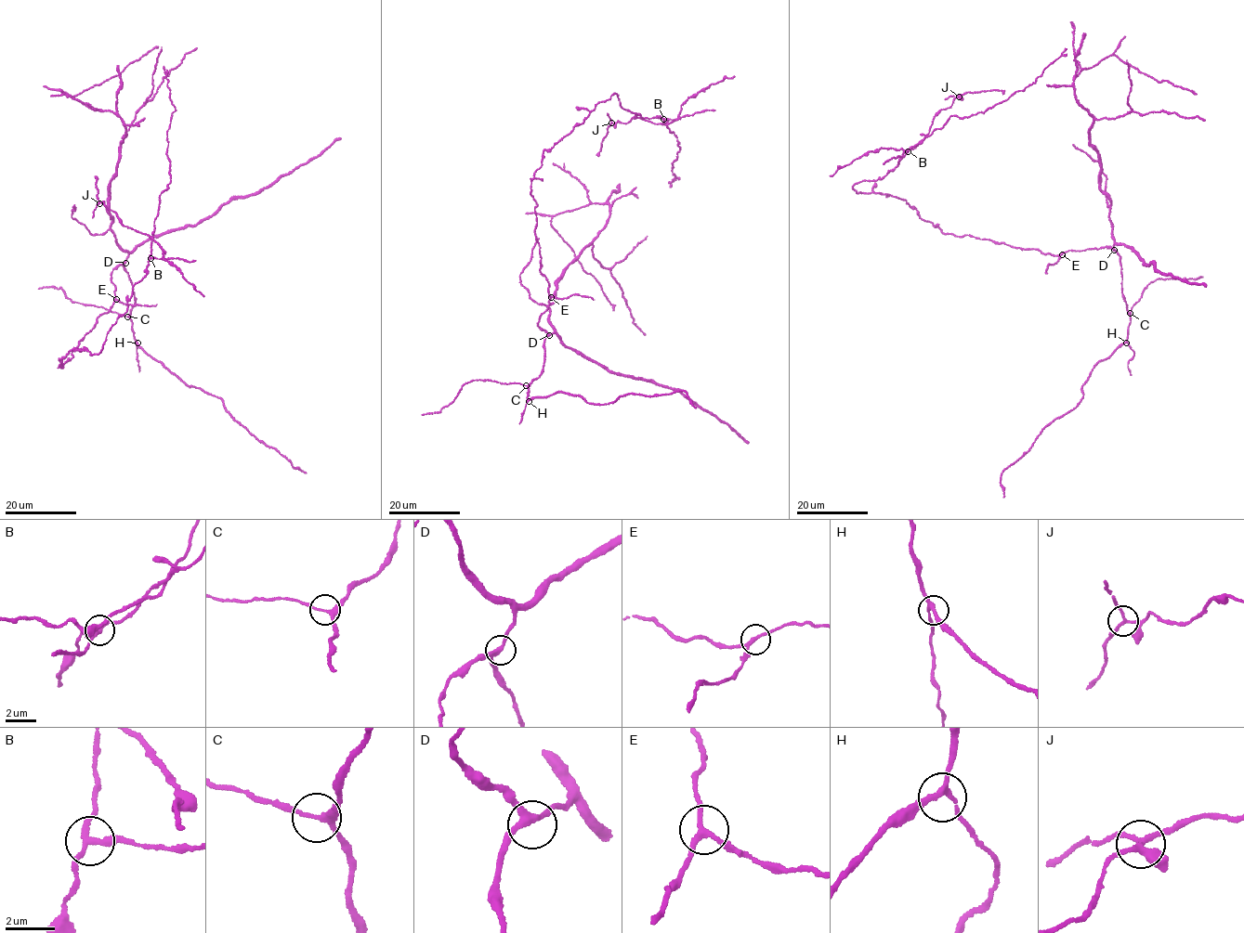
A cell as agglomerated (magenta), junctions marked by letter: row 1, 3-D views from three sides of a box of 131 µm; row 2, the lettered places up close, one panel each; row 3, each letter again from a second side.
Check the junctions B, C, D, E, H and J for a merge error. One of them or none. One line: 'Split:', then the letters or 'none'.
Split: B

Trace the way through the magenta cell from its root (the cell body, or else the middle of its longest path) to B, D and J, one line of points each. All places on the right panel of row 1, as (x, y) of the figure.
B: (1005, 244), (942, 233), (906, 200), (853, 188), (863, 180), (882, 178), (908, 151)
D: (1005, 244), (1057, 256), (1069, 250), (1106, 247), (1114, 250)
J: (1005, 244), (942, 233), (906, 200), (853, 188), (894, 169), (904, 152), (927, 135), (935, 116), (959, 97)

